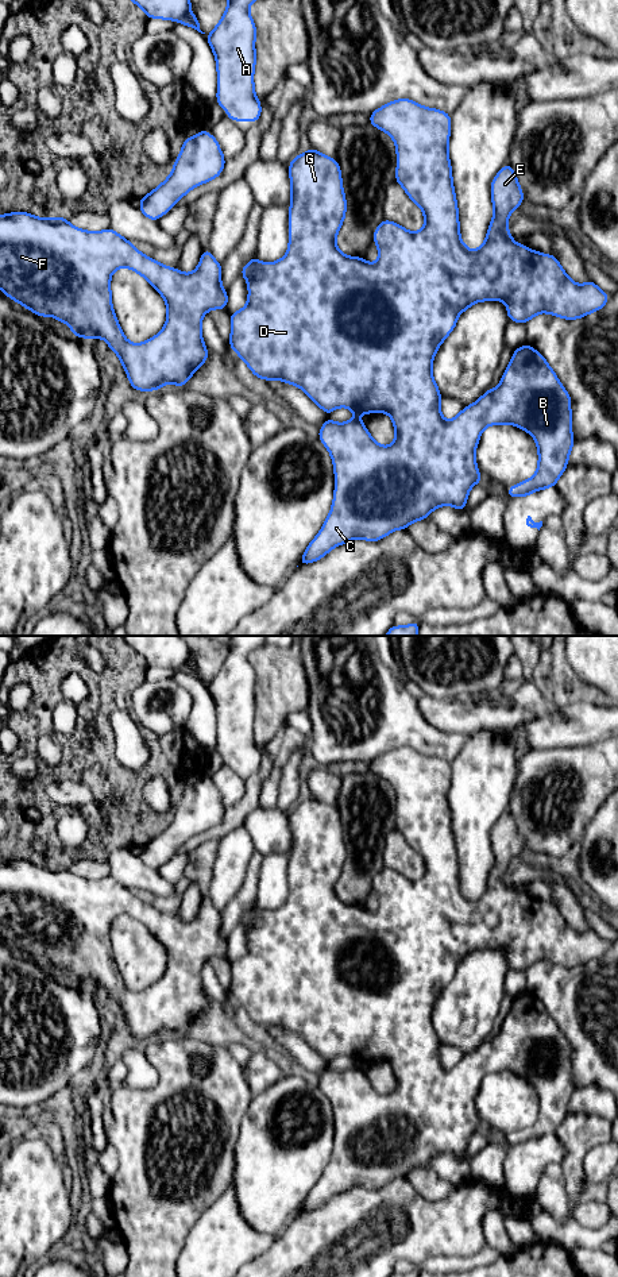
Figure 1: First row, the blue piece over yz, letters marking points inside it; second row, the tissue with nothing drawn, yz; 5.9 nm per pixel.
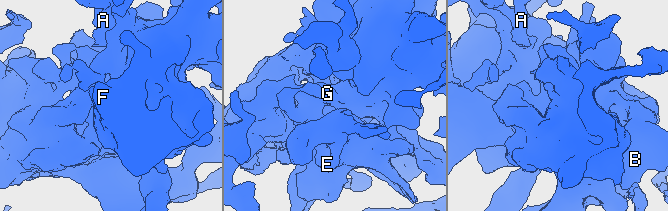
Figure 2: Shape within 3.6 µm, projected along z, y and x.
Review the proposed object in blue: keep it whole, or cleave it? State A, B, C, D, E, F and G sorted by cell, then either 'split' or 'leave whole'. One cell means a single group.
A B C D E F G | leave whole

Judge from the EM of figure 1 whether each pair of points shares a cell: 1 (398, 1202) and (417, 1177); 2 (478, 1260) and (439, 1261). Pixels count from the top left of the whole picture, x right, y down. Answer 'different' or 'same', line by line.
1: different
2: same

